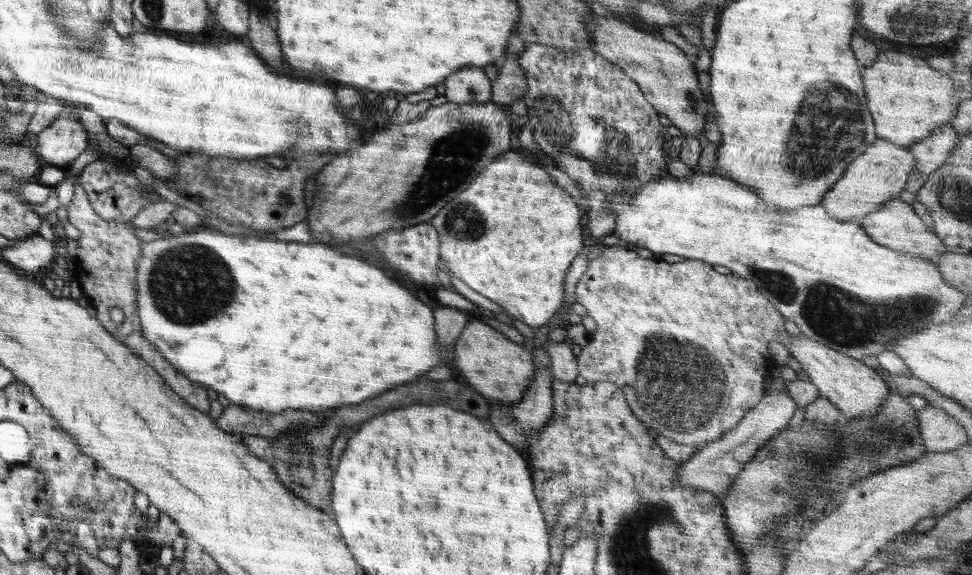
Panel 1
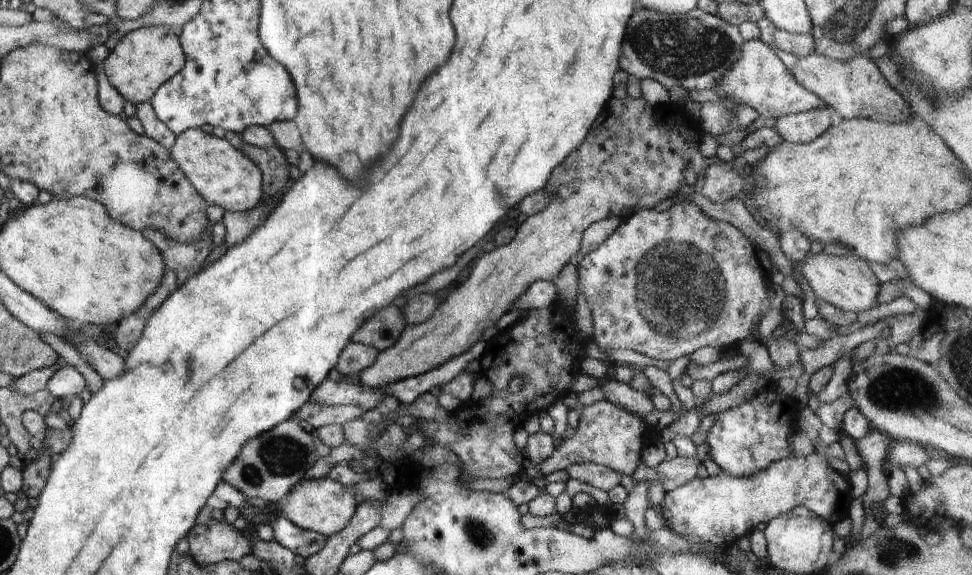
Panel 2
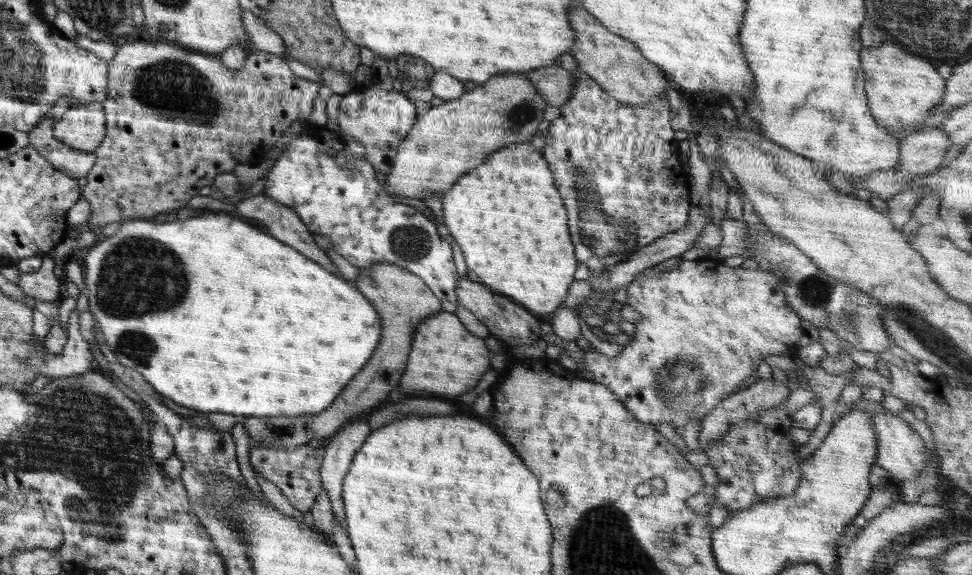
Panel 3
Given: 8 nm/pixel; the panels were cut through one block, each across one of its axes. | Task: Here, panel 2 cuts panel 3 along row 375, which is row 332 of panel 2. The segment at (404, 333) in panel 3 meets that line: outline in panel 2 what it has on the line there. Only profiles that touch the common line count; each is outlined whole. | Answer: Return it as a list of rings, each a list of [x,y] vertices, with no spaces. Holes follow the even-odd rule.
[[[390,304],[388,308],[382,308],[376,316],[372,316],[372,320],[368,320],[368,324],[364,324],[364,328],[360,328],[356,336],[352,336],[352,341],[372,346],[378,352],[384,351],[401,338],[407,326],[403,309]]]

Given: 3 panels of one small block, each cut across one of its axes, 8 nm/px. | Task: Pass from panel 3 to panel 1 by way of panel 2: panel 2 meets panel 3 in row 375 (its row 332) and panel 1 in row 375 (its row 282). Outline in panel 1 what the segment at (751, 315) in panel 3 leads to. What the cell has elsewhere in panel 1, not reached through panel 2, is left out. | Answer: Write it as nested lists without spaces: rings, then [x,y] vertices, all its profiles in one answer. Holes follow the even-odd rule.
[[[606,246],[596,260],[590,260],[586,272],[576,284],[576,303],[581,304],[594,318],[596,330],[591,334],[586,346],[581,348],[577,356],[579,375],[587,382],[611,382],[616,384],[624,393],[632,412],[648,428],[654,428],[658,435],[676,441],[678,444],[703,447],[719,439],[725,432],[732,430],[735,424],[744,418],[751,408],[754,408],[765,395],[764,380],[769,376],[768,366],[774,364],[768,346],[777,342],[779,332],[785,330],[784,317],[774,309],[774,306],[760,295],[759,288],[751,280],[731,275],[725,270],[704,263],[702,260],[687,259],[684,262],[668,264],[663,260],[640,258],[634,249],[627,246]]]

